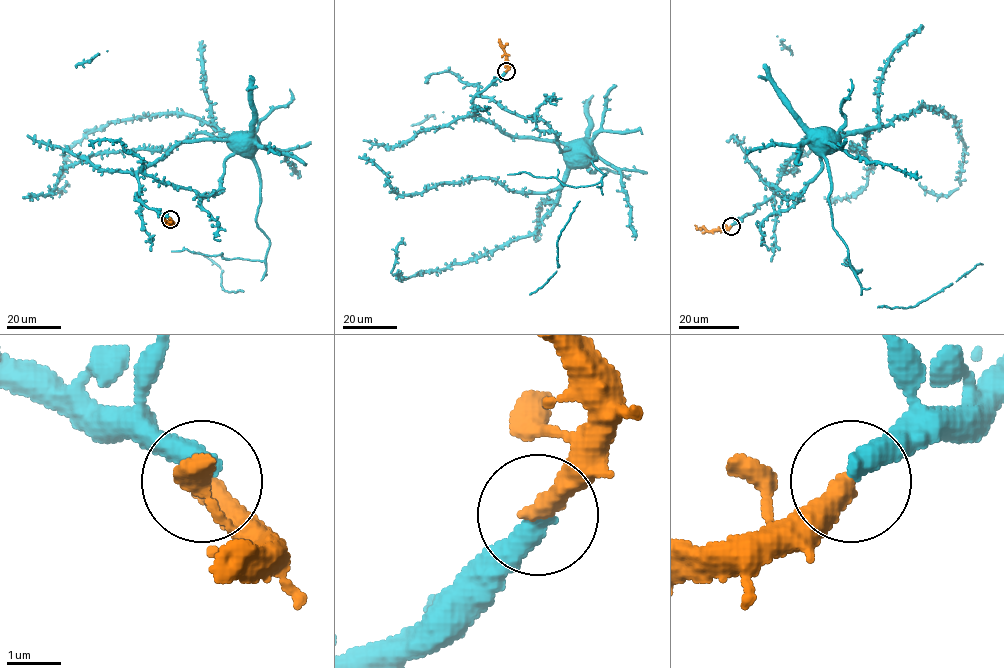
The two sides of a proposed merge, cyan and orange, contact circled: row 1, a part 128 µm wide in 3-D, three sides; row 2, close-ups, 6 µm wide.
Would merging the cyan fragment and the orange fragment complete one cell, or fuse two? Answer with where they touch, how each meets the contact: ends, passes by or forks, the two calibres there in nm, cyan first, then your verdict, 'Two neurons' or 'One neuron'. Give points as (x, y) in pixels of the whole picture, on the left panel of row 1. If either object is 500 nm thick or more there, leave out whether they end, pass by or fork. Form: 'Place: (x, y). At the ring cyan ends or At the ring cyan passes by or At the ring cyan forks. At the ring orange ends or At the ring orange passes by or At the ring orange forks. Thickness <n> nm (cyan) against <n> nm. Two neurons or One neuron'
Place: (170, 219). At the ring cyan ends. At the ring orange ends. Thickness 440 nm (cyan) against 440 nm. One neuron

